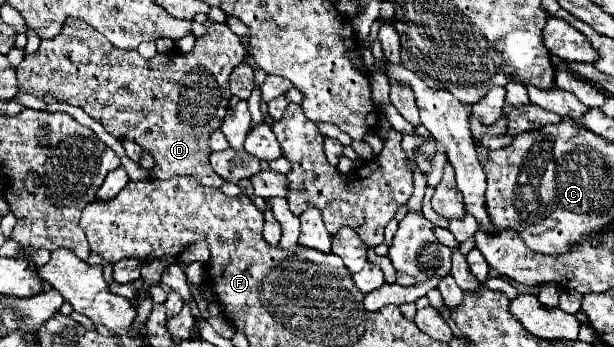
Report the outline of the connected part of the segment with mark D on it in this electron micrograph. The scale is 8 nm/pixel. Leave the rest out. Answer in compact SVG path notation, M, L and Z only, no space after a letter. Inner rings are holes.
M73 17L65 20L62 31L48 41L40 43L40 49L26 55L18 65L18 87L22 93L32 93L46 103L66 101L84 109L92 119L100 121L106 131L116 139L130 139L146 149L154 157L152 175L158 179L170 179L174 175L190 175L202 185L222 187L222 179L210 169L208 157L212 153L208 139L222 125L222 117L230 107L228 77L232 69L244 59L244 45L240 37L234 35L226 25L208 25L206 35L196 39L190 53L170 51L166 55L156 55L144 59L138 51L122 51L110 45L102 33L84 21Z

